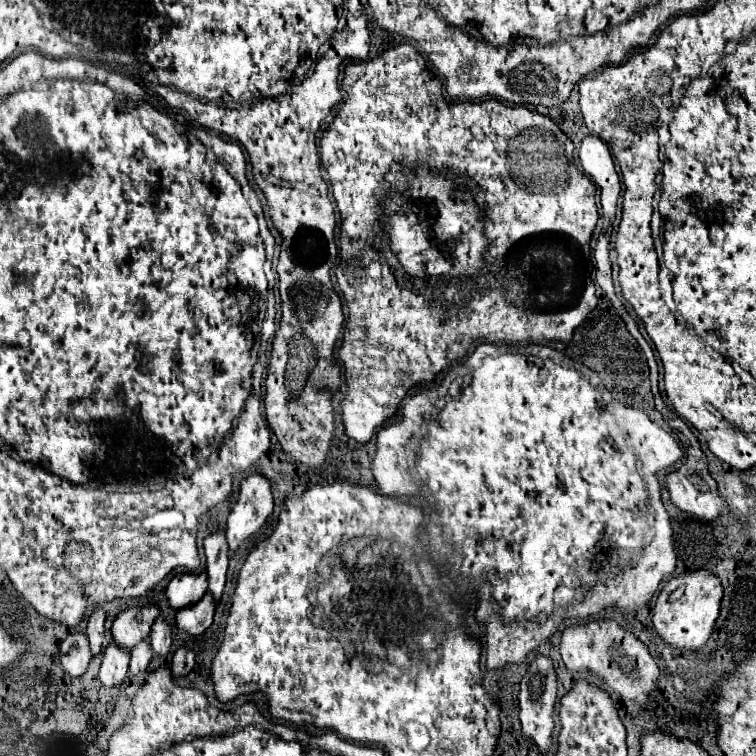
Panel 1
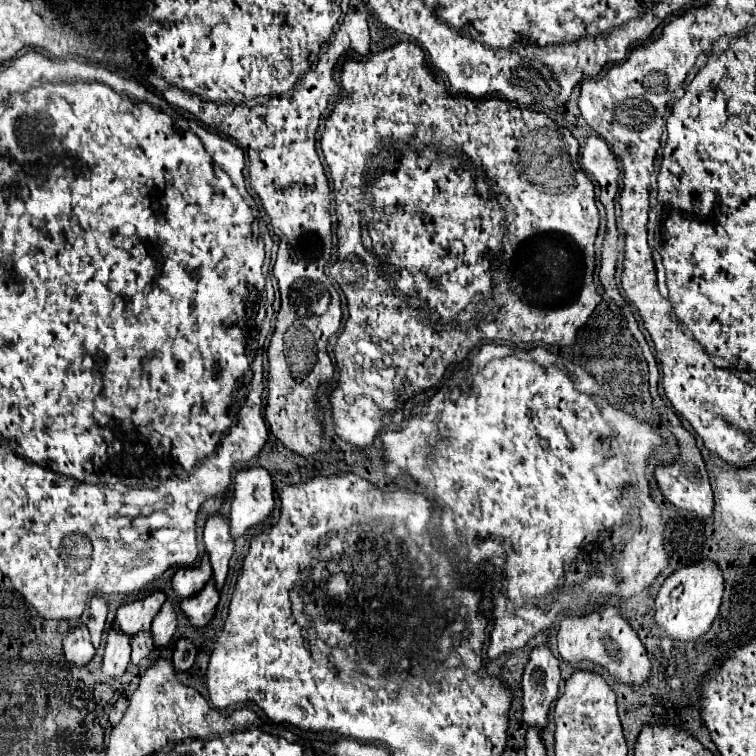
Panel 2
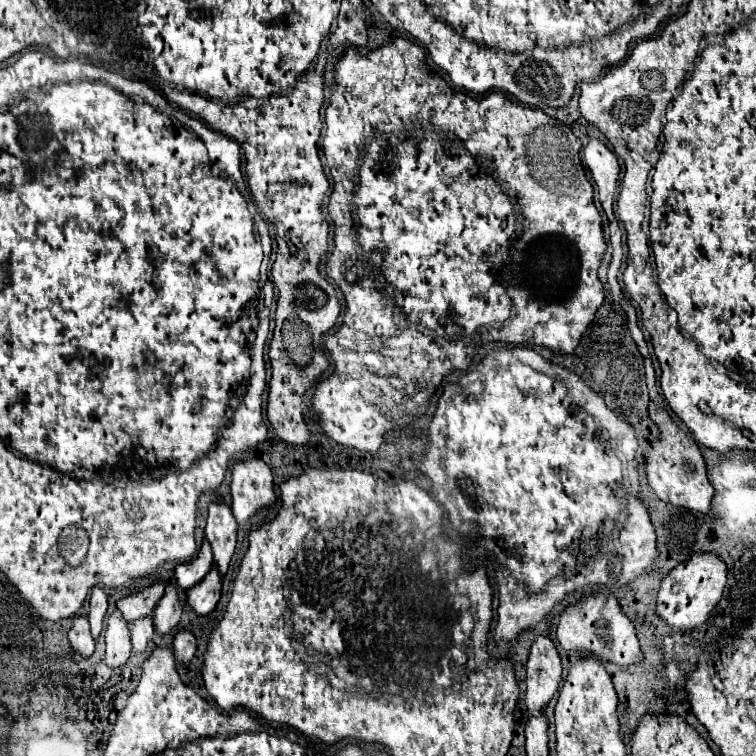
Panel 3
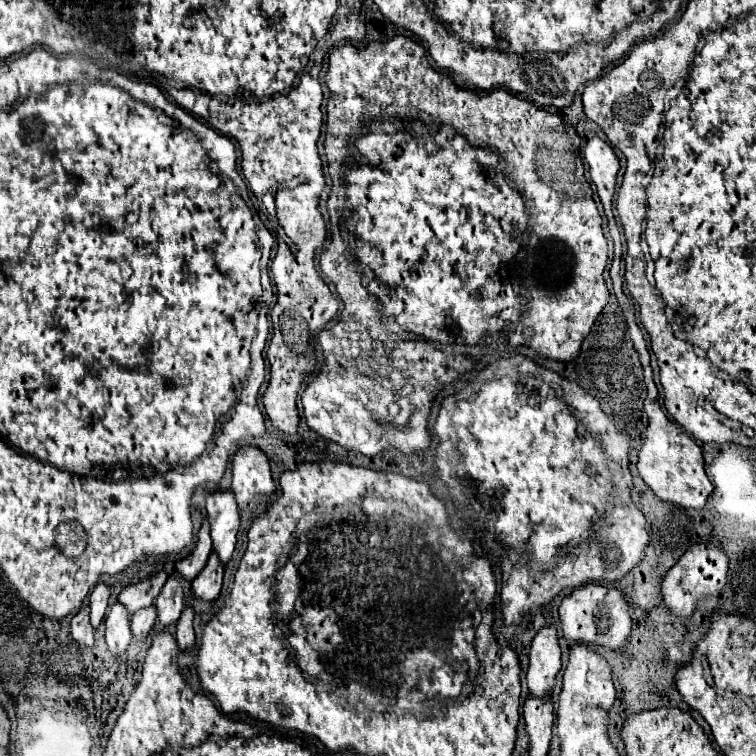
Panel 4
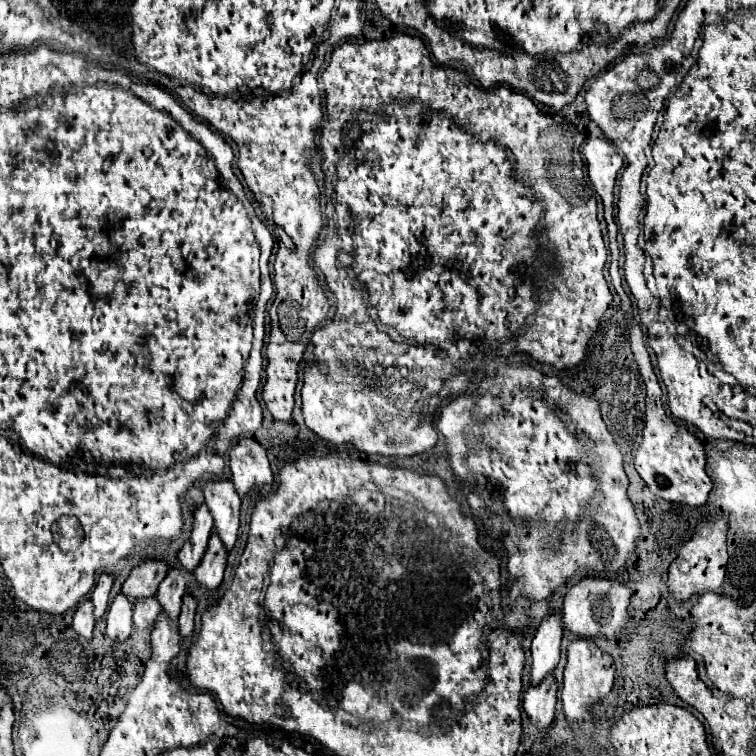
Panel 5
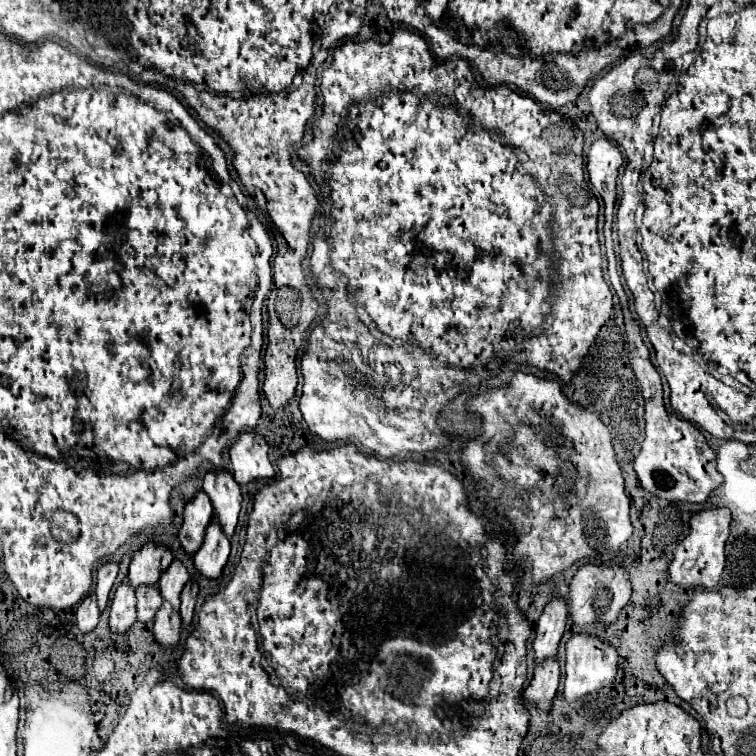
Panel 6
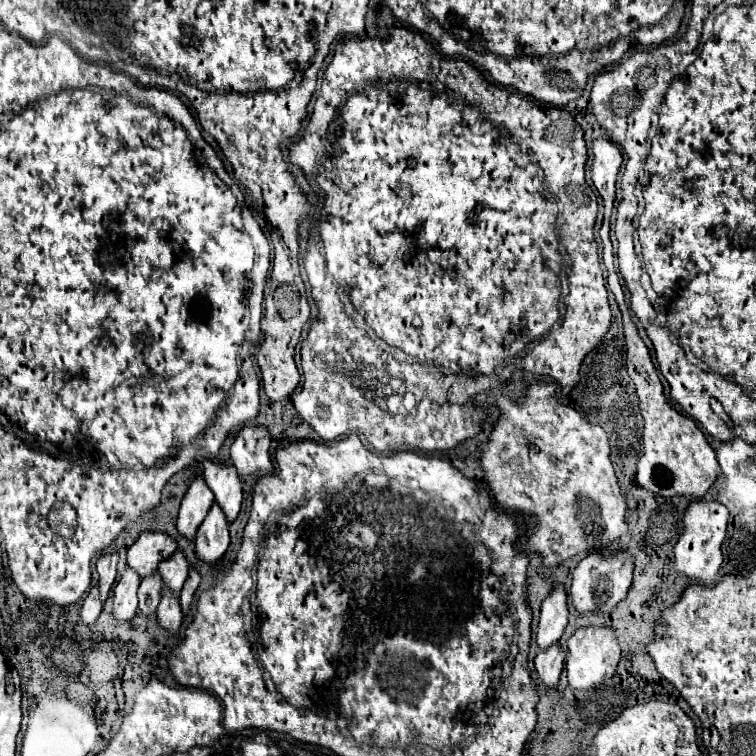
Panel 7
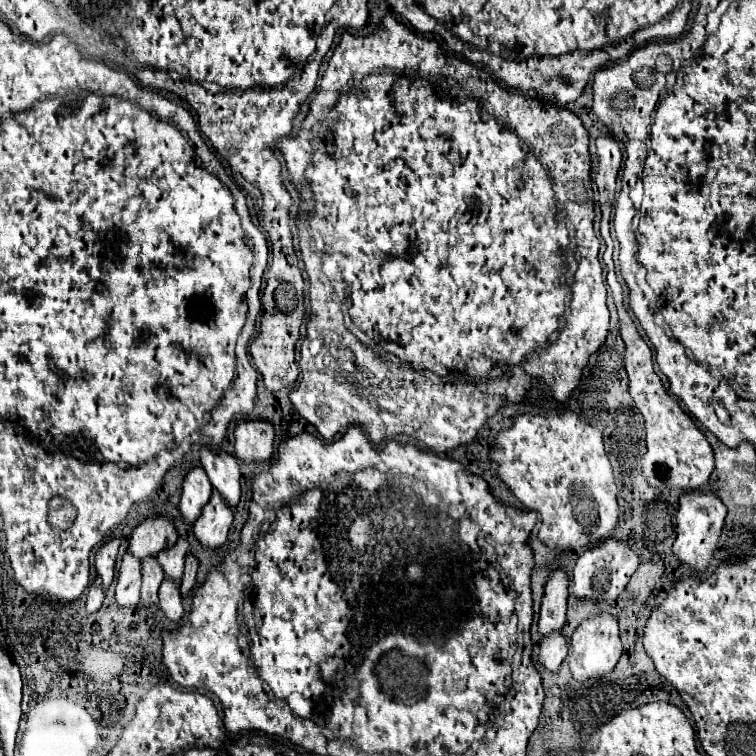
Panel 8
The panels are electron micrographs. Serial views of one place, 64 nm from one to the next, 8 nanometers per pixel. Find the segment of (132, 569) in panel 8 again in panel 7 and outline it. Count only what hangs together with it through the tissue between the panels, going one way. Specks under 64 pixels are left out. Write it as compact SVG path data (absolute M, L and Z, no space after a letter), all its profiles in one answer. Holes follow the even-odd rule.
M126 568L126 572L120 576L118 584L114 586L114 620L118 624L130 622L136 612L138 612L138 598L136 598L136 590L140 586L140 576Z

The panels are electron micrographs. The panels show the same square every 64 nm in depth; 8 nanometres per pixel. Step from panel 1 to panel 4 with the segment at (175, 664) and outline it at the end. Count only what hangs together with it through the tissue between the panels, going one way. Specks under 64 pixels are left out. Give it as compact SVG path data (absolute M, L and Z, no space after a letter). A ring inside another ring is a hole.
M186 608L186 610L182 612L180 622L176 624L176 642L178 642L180 652L188 652L190 648L194 648L196 636L194 636L194 628L192 628L192 618L194 618L192 610Z

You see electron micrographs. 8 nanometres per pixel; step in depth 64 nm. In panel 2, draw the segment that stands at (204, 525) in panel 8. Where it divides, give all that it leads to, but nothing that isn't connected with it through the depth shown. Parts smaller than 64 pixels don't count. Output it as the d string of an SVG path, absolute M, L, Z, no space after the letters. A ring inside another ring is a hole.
M212 580L204 586L204 592L192 596L190 600L184 600L184 604L180 604L182 614L190 620L192 626L202 628L206 626L212 618L214 618L214 610L218 604L218 590L214 588Z

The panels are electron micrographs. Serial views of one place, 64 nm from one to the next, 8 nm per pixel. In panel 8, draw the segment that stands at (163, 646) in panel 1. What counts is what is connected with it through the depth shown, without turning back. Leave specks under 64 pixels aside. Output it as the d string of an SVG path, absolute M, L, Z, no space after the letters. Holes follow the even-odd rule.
M178 538L178 542L172 546L172 550L164 550L158 556L158 562L168 578L172 578L176 584L180 584L184 576L184 558L188 552L188 542L184 538Z

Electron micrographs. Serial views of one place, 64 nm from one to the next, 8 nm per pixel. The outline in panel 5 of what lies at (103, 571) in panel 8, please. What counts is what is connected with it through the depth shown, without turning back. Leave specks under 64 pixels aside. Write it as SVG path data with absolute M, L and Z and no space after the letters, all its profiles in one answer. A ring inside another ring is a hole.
M100 574L98 582L96 582L96 588L90 594L90 600L94 602L94 616L96 616L96 620L100 620L104 616L106 608L108 608L108 594L110 594L112 582L114 582L114 576Z

